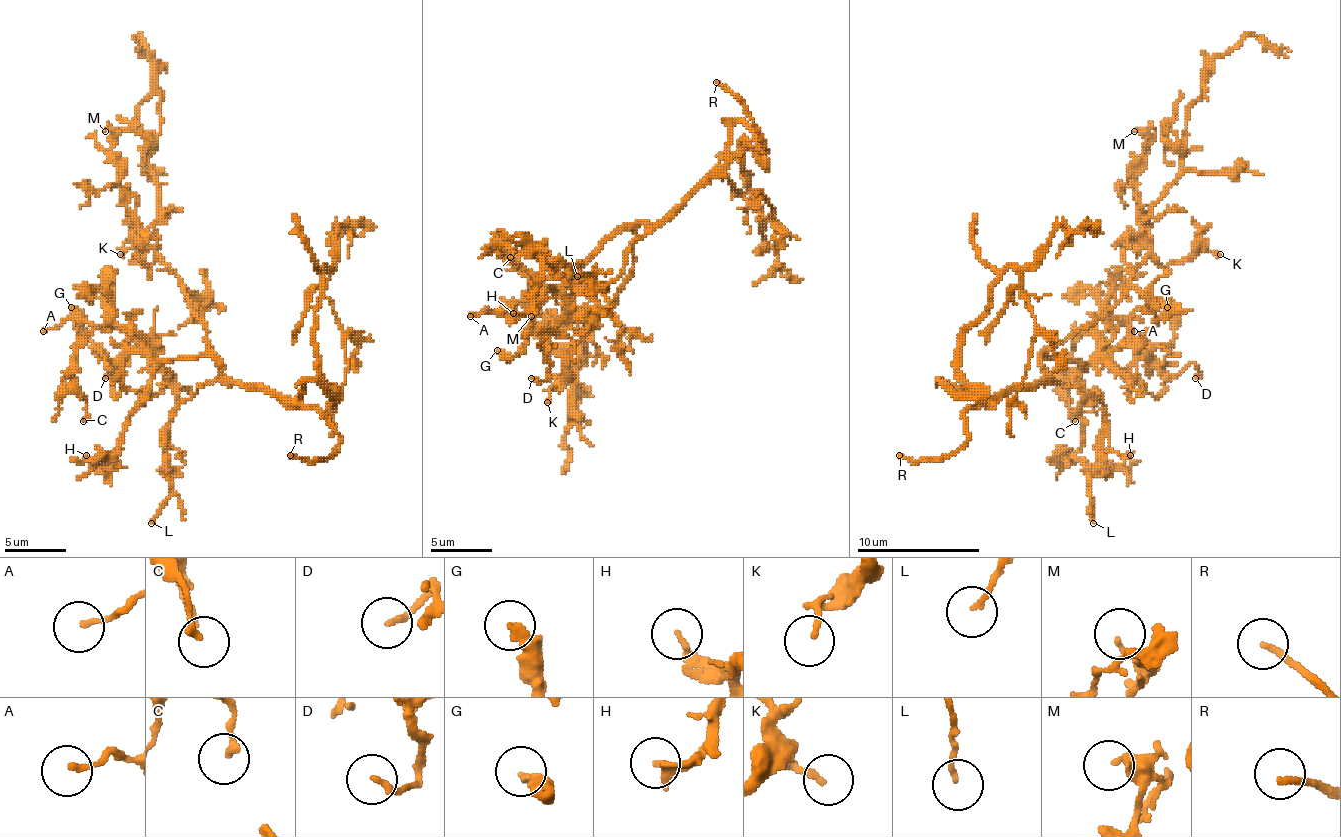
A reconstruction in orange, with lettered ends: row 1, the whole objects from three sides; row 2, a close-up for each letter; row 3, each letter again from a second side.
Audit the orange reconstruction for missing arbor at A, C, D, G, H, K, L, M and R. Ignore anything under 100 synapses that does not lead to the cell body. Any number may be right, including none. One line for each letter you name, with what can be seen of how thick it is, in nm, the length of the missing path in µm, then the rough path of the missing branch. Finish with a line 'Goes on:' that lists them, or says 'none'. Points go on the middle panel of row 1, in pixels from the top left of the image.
R: 170 nm | 50 µm
Goes on: R

